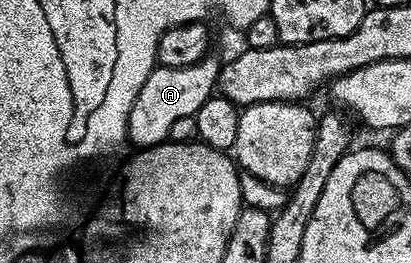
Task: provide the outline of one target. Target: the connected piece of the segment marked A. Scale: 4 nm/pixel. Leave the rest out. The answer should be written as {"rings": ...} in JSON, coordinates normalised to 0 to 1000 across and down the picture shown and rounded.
{"rings":[[[509,205],[472,251],[450,259],[377,255],[370,278],[345,312],[345,342],[336,342],[336,373],[326,373],[326,403],[316,403],[311,452],[311,529],[333,567],[375,563],[401,544],[414,510],[414,475],[433,449],[474,441],[491,388],[509,380],[528,346],[535,300],[538,232]]]}

